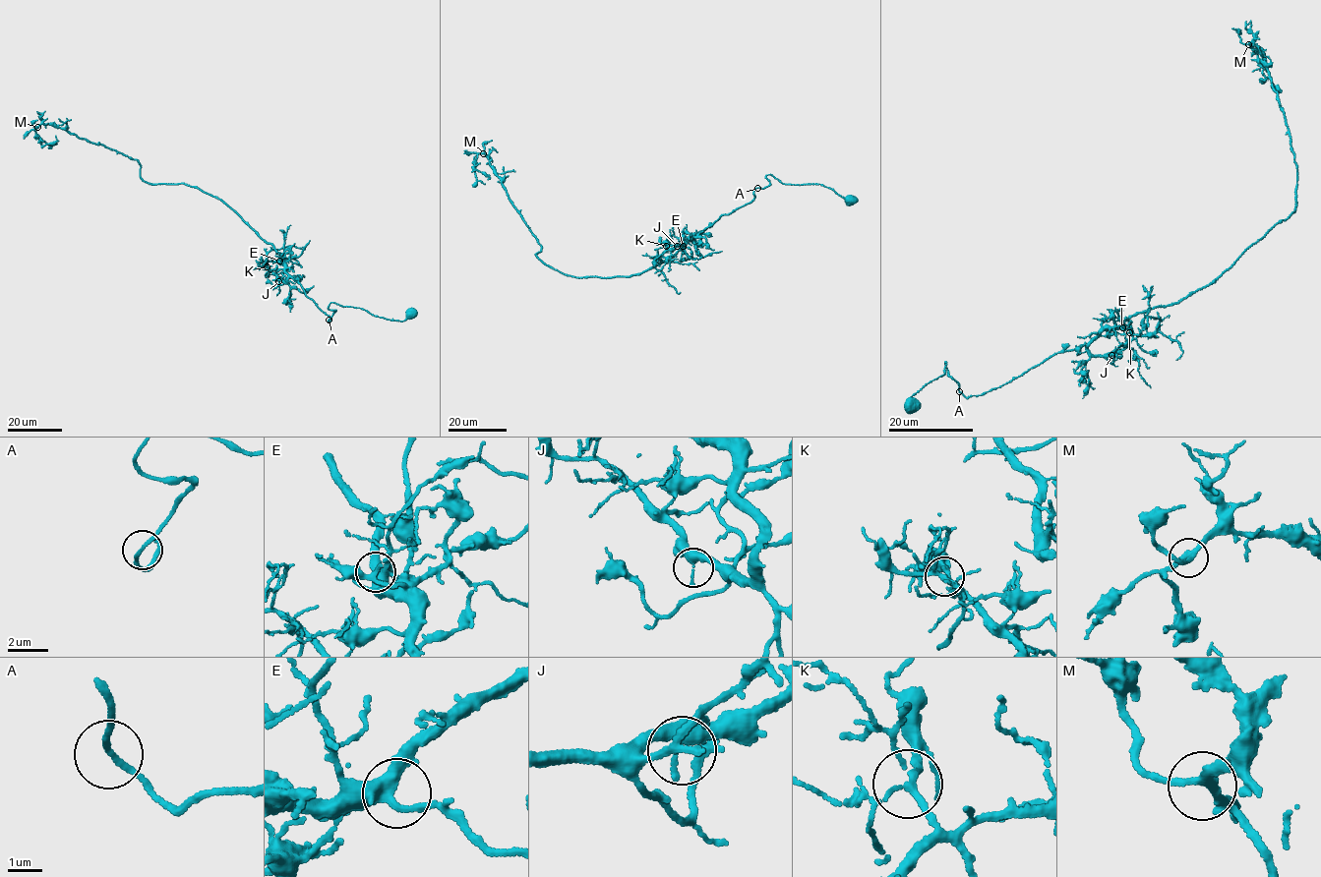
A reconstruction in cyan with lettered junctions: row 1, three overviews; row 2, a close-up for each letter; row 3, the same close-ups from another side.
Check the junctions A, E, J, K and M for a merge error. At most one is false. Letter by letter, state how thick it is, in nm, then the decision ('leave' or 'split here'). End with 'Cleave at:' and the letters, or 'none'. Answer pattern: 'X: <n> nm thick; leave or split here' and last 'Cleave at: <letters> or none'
A: 160 nm thick; leave
E: 380 nm thick; leave
J: 440 nm thick; leave
K: 170 nm thick; leave
M: 240 nm thick; leave
Cleave at: none

